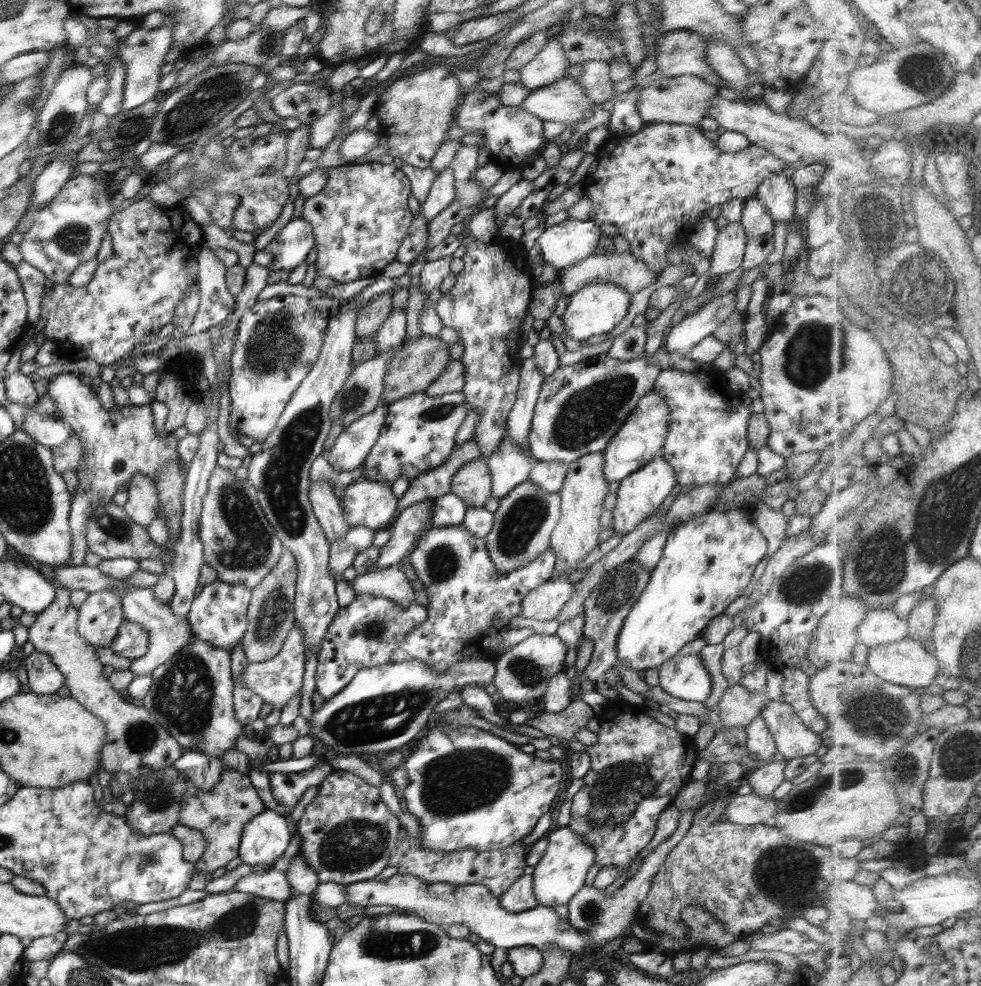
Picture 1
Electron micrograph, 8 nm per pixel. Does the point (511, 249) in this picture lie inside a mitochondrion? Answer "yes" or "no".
no

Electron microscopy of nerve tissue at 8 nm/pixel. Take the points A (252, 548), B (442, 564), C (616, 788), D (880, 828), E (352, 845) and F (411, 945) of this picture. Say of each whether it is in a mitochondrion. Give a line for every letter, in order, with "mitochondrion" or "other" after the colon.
A: mitochondrion
B: mitochondrion
C: mitochondrion
D: other
E: mitochondrion
F: mitochondrion

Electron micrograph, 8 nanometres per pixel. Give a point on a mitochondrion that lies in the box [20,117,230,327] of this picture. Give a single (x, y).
(73, 237)

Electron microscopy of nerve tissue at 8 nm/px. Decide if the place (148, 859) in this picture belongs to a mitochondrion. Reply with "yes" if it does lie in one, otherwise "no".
yes

